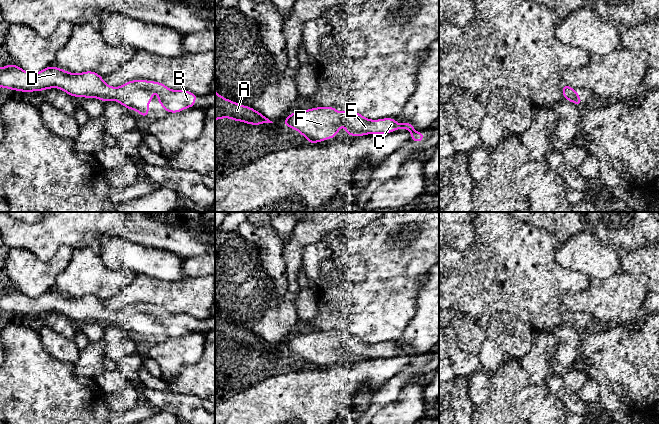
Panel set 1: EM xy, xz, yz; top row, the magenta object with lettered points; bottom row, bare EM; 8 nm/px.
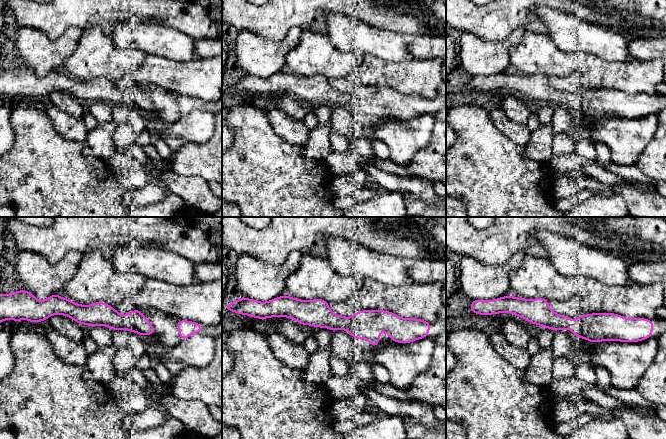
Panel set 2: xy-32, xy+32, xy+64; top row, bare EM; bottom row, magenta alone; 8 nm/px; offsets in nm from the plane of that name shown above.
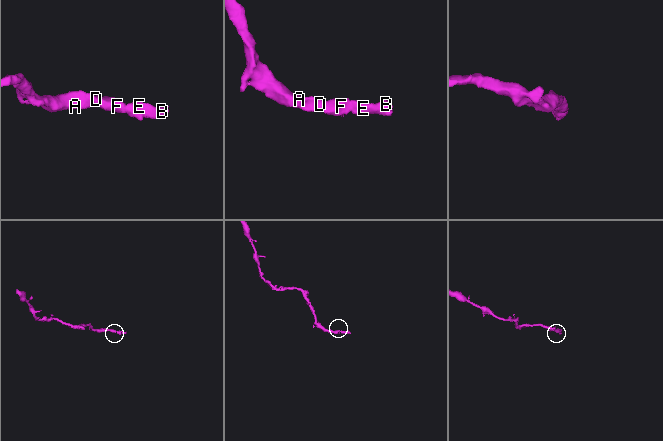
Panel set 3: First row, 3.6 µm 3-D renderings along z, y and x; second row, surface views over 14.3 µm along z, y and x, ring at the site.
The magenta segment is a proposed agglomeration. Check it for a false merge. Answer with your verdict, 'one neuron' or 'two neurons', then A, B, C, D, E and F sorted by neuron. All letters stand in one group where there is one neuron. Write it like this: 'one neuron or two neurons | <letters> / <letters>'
one neuron | A B C D E F

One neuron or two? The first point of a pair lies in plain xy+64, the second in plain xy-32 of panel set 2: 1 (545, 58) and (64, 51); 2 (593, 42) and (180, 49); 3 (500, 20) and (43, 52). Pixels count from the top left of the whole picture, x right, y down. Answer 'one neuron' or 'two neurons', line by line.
1: two neurons
2: one neuron
3: two neurons

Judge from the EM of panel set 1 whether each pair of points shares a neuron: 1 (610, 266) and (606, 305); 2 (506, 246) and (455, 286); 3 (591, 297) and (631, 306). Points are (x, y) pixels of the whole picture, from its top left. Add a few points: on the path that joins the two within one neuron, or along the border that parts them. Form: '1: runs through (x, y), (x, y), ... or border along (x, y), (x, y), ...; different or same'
1: border along (619, 270), (607, 278), (590, 278); different
2: runs through (493, 259), (468, 284); same
3: runs through (601, 298), (621, 300); same

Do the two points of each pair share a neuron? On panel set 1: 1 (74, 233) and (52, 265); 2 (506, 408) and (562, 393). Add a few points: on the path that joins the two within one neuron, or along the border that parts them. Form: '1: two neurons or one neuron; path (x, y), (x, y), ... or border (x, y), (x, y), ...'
1: two neurons; border (72, 247), (62, 245), (51, 258), (47, 259)
2: two neurons; border (544, 383), (563, 402), (569, 411)

